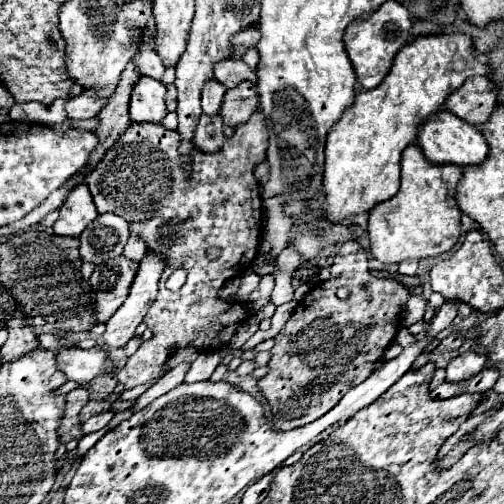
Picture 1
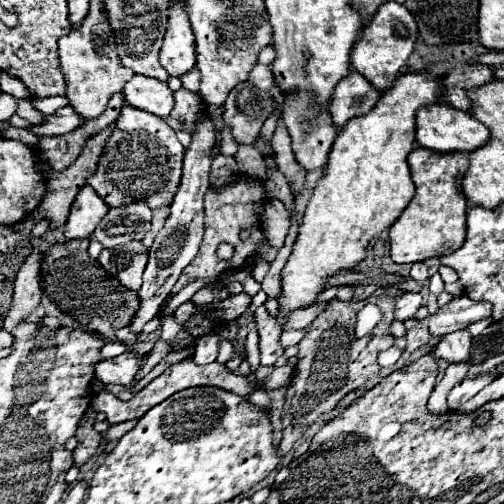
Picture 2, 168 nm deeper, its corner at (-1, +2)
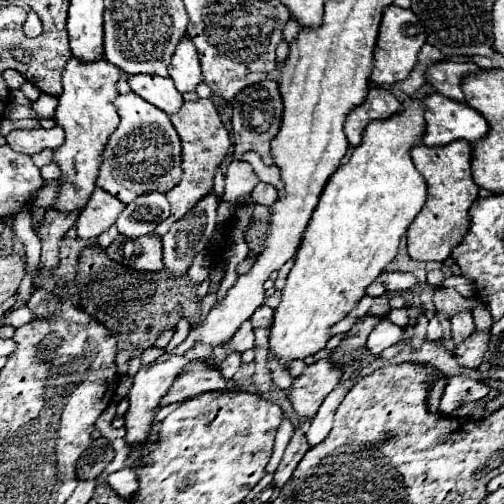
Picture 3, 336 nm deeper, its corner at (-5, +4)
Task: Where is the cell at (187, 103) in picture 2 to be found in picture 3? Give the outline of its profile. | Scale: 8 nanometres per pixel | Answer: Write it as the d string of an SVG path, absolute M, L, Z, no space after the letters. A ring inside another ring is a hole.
M198 99L194 103L186 101L178 113L170 115L170 119L182 141L182 171L184 173L182 173L180 183L170 191L170 195L166 195L172 205L172 215L156 227L158 235L164 235L174 221L182 219L182 215L186 215L186 211L190 211L190 207L194 207L194 203L198 203L198 199L202 199L202 195L206 195L214 189L216 169L232 145L230 133L222 125L220 115L210 99Z

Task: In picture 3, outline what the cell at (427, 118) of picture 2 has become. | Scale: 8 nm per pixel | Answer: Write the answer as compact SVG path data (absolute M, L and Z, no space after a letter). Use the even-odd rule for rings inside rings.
M440 93L424 97L424 119L426 129L422 143L430 147L448 145L456 139L466 139L470 143L482 139L488 131L486 119L468 107L466 103L448 99Z

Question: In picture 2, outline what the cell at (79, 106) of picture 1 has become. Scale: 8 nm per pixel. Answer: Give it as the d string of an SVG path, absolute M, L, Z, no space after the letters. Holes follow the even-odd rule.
M70 105L58 109L56 113L48 115L44 125L32 125L28 131L38 137L42 135L64 135L74 131L76 127L82 125L82 117L78 117L78 113L74 113L74 109L70 109Z

